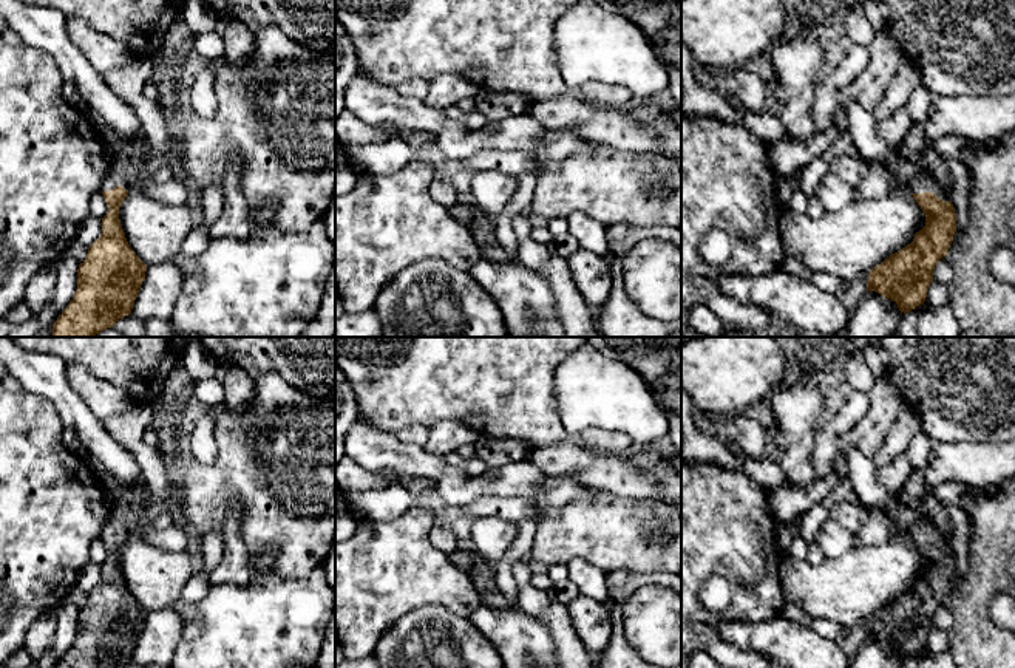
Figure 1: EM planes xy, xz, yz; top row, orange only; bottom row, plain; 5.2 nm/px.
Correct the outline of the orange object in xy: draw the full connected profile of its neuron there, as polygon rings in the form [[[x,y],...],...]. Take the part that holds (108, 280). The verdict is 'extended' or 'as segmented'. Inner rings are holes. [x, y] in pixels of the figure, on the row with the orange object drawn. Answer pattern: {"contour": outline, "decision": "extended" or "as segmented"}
{"contour": [[[145,135],[125,139],[100,190],[108,206],[102,233],[79,264],[77,289],[54,322],[51,337],[94,337],[131,314],[148,264],[130,247],[119,207],[154,164],[156,156]]], "decision": "extended"}

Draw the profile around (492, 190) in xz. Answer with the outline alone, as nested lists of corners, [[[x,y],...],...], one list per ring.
[[[496,170],[474,172],[470,184],[470,192],[488,216],[499,216],[508,206],[510,198],[516,192],[518,176]]]

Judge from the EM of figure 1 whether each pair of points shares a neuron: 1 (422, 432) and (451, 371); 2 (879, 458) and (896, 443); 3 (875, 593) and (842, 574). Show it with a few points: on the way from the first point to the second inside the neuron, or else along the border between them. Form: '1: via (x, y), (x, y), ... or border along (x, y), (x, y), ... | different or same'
1: border along (428, 426), (408, 426), (396, 435) | different
2: via (884, 455), (892, 447) | same
3: via (867, 585), (850, 582) | same

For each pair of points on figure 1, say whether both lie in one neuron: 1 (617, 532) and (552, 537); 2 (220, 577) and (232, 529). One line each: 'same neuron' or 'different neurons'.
1: same neuron
2: same neuron

